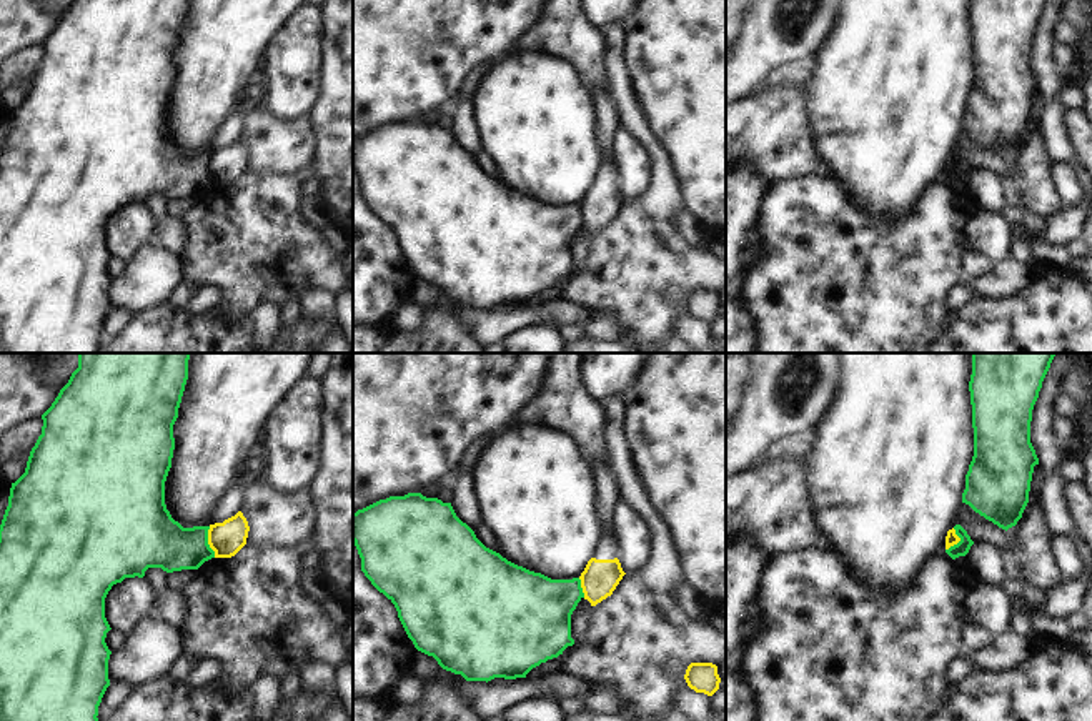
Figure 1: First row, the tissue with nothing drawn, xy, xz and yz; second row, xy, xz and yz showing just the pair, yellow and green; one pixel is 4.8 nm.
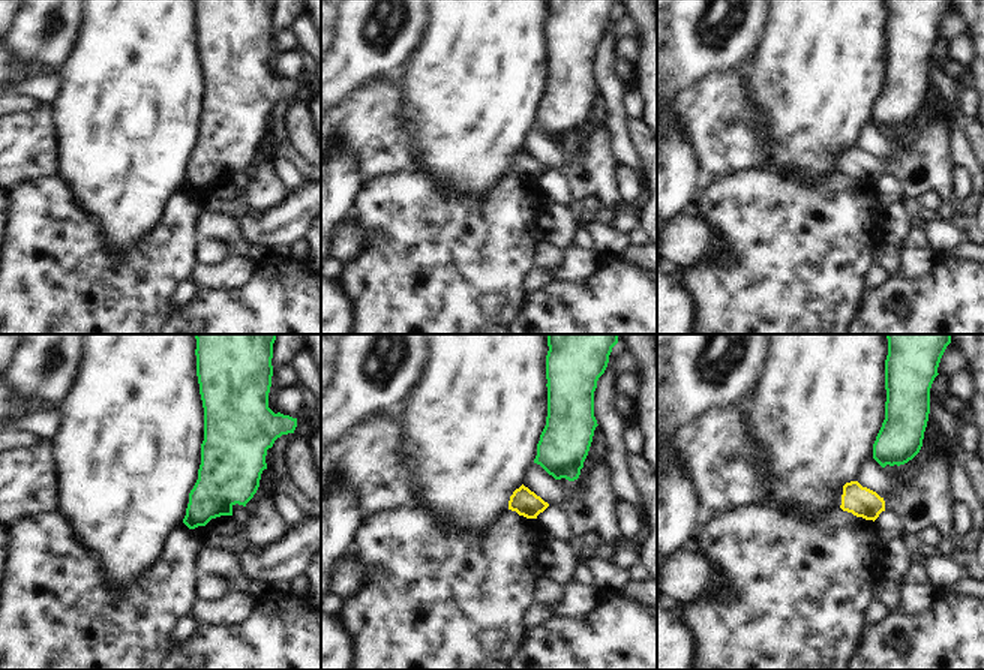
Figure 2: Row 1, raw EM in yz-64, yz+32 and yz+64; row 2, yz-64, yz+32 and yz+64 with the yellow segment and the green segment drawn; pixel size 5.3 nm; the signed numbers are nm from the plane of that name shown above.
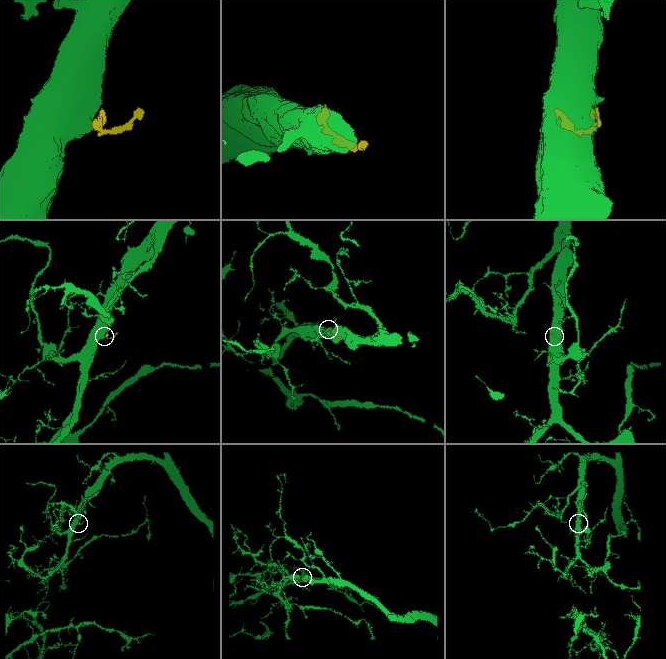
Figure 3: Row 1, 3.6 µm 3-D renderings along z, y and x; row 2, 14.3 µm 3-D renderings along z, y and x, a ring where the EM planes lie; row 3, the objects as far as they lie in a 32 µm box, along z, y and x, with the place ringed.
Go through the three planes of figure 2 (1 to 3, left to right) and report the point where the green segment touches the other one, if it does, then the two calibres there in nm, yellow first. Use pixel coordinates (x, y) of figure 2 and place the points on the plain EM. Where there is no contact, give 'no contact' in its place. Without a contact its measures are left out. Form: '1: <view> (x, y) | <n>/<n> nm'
1: no contact
2: no contact
3: no contact

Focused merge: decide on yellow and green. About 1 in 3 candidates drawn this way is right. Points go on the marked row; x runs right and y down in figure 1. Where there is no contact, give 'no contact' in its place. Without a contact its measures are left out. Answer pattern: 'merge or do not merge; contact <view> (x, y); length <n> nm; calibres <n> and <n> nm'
do not merge; contact xy (208, 541); length 160 nm; calibres 170 and 260 nm

